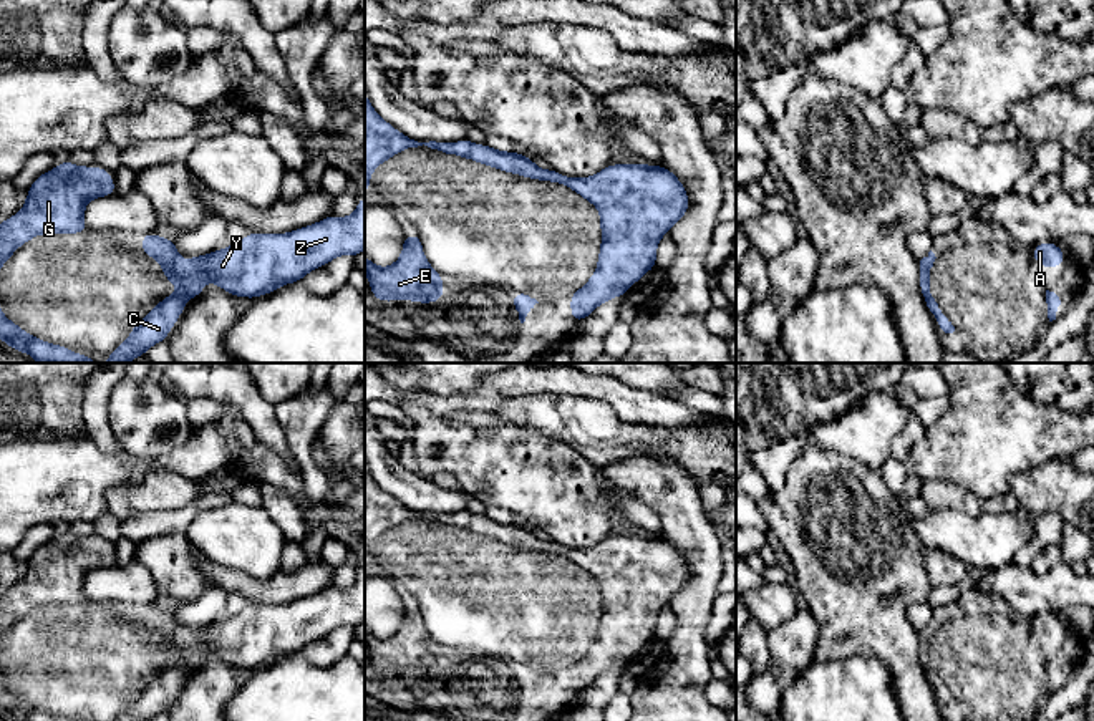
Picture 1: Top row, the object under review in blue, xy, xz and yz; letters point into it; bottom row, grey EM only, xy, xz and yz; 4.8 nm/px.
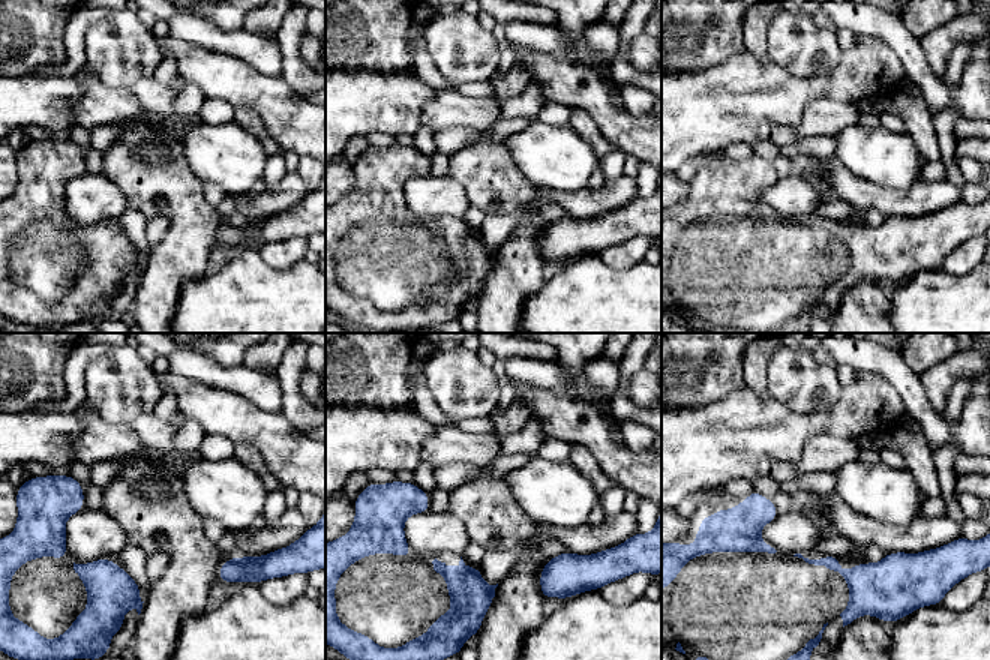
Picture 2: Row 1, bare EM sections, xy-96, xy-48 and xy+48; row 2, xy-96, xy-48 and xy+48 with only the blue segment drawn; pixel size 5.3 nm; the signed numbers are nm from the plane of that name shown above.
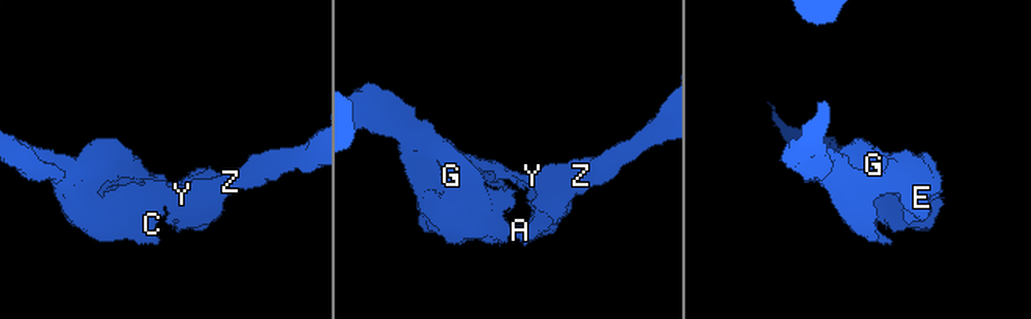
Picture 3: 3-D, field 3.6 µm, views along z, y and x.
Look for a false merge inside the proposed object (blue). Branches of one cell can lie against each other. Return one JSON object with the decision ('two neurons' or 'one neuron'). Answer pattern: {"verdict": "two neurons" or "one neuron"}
{"verdict": "one neuron"}

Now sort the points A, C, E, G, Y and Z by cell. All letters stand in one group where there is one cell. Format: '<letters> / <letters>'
A C E G Y Z

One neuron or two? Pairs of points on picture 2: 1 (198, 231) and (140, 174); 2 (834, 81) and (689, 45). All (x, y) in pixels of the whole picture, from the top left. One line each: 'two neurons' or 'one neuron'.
1: one neuron
2: two neurons

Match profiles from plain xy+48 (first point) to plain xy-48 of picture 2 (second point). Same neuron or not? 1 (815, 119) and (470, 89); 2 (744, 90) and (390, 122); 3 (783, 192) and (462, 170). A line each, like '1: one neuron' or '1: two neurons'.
1: two neurons
2: one neuron
3: two neurons

